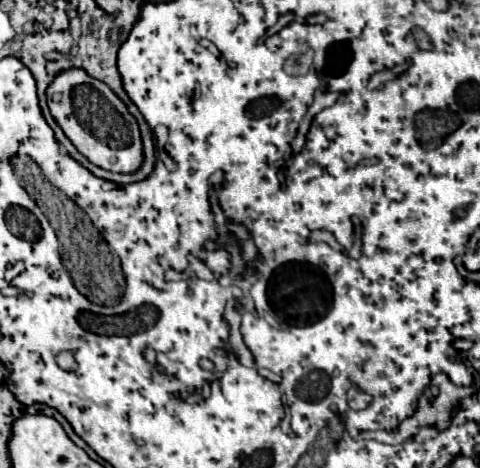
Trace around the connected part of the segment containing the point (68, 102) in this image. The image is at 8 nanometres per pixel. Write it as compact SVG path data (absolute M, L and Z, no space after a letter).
M72 68L58 74L52 86L46 90L46 94L52 116L62 126L66 136L74 142L74 146L92 164L120 174L132 174L140 168L144 154L138 122L128 112L126 104L104 82L88 76L80 68Z

